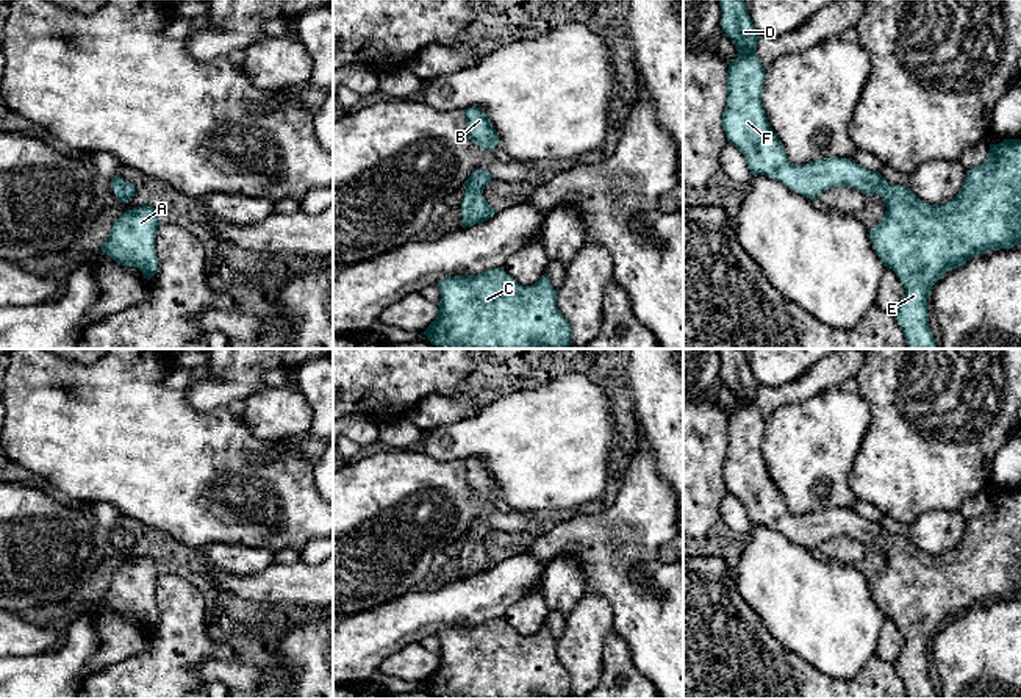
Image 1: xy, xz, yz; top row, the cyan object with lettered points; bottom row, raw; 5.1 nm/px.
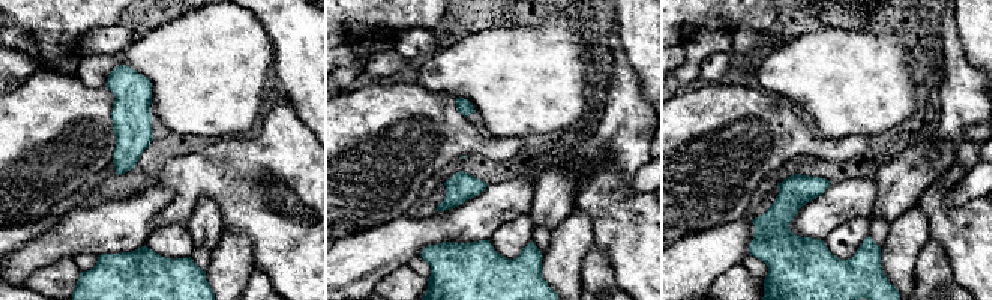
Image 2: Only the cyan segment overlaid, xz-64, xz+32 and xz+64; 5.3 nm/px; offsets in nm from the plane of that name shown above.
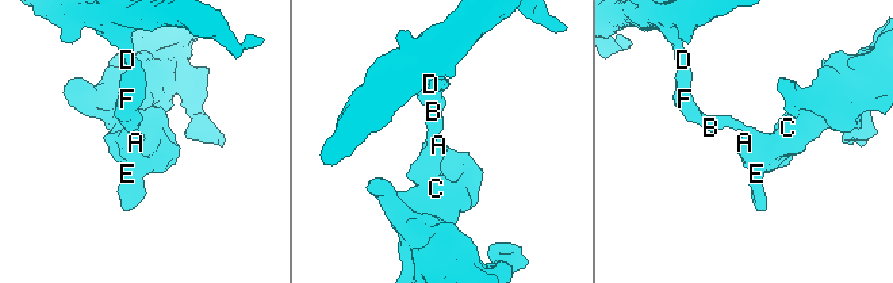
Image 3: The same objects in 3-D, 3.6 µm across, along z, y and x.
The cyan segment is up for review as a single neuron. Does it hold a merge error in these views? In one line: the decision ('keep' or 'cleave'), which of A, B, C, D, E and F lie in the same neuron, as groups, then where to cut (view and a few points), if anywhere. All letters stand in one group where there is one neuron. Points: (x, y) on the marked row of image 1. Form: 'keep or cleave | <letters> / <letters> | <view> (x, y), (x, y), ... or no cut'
keep | A B C D E F | no cut

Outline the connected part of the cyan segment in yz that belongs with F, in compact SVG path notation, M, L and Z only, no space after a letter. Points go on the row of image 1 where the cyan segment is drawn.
M719 0L722 11L721 25L735 42L738 56L729 63L727 106L721 125L729 144L735 145L746 158L754 175L776 178L791 191L816 200L832 188L849 186L865 195L879 194L887 211L879 224L869 230L872 247L883 263L901 278L905 294L901 306L893 314L897 321L907 349L937 349L929 327L927 299L933 285L949 271L965 264L976 255L991 250L1012 249L1021 242L1021 139L1004 139L990 144L987 160L966 170L958 194L941 205L919 200L908 186L890 185L880 172L862 167L852 158L824 158L796 166L771 128L763 109L761 95L766 70L757 56L757 33L744 0Z

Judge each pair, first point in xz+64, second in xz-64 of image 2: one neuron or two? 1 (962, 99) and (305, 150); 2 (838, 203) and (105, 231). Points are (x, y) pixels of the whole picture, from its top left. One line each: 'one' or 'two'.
1: one
2: one

